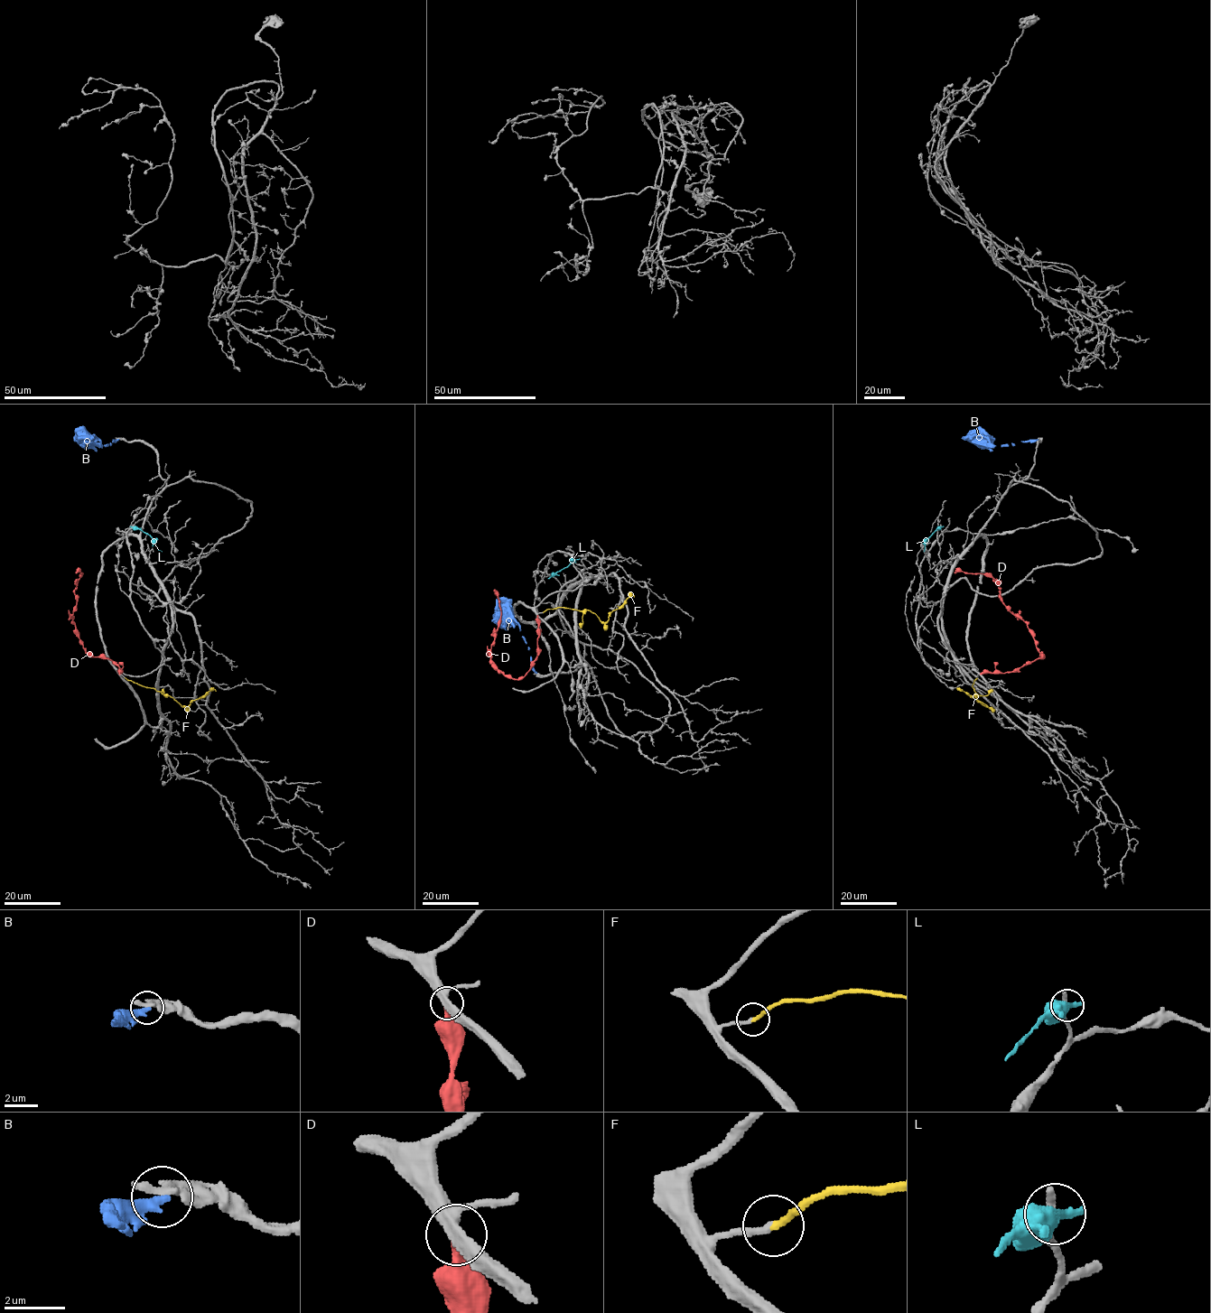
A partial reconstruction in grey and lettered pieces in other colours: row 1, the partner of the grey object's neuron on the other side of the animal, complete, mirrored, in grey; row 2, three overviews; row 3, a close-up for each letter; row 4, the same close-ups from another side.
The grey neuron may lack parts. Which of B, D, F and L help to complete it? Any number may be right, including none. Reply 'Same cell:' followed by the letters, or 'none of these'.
Same cell: F

